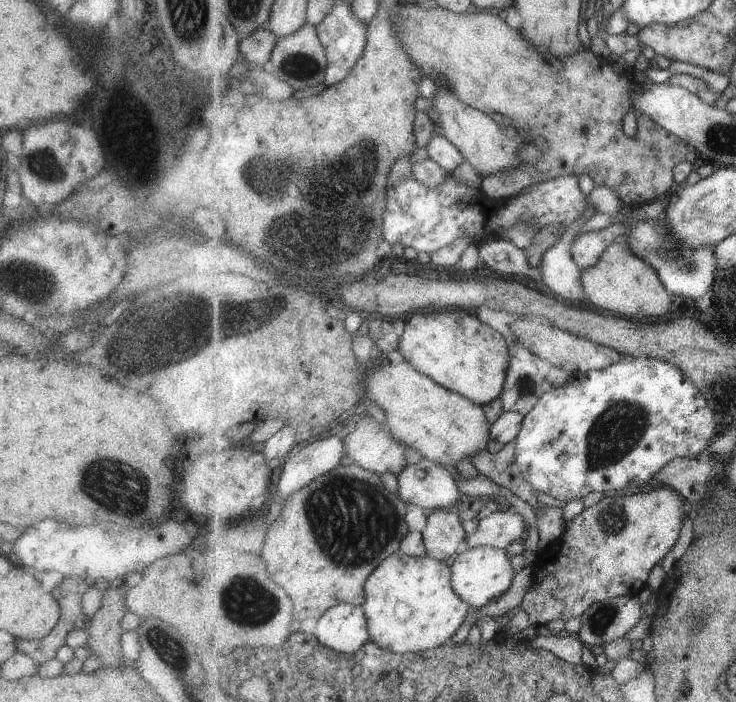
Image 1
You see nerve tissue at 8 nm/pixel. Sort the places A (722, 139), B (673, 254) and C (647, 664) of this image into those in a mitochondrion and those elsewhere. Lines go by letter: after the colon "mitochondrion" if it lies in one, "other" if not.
A: mitochondrion
B: mitochondrion
C: other

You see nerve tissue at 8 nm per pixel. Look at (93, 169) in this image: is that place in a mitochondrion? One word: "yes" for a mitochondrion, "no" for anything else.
no

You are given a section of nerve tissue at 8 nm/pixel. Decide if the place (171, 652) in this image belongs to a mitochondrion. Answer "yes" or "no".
yes

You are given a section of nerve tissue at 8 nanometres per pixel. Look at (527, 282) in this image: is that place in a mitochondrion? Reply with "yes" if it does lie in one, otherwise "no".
no

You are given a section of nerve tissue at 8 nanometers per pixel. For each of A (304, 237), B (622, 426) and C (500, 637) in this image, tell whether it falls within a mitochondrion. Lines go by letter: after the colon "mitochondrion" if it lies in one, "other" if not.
A: mitochondrion
B: mitochondrion
C: other

